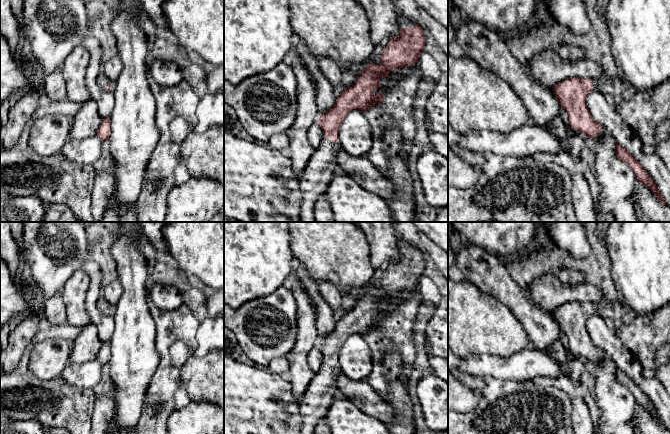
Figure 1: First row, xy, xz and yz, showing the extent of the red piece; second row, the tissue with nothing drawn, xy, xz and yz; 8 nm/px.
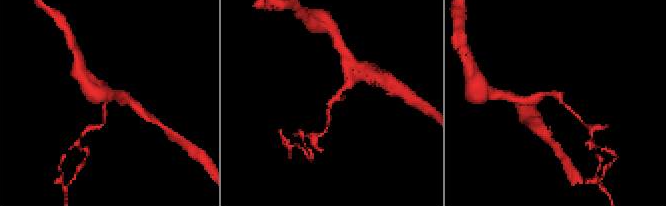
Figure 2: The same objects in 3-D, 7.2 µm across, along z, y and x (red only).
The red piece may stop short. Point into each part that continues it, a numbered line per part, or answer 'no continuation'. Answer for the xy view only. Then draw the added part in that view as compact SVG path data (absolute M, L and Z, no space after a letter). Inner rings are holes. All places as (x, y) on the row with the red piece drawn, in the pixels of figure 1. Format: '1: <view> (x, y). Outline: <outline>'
1: xy (102, 80). Outline: M102 71L98 74L96 81L97 81L97 84L104 90L106 90L107 85L109 84L110 92L112 93L114 92L116 87L115 81L109 80Z

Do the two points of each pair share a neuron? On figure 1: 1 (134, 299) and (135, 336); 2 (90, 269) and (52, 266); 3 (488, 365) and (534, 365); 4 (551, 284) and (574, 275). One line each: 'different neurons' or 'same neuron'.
1: same neuron
2: different neurons
3: same neuron
4: different neurons

